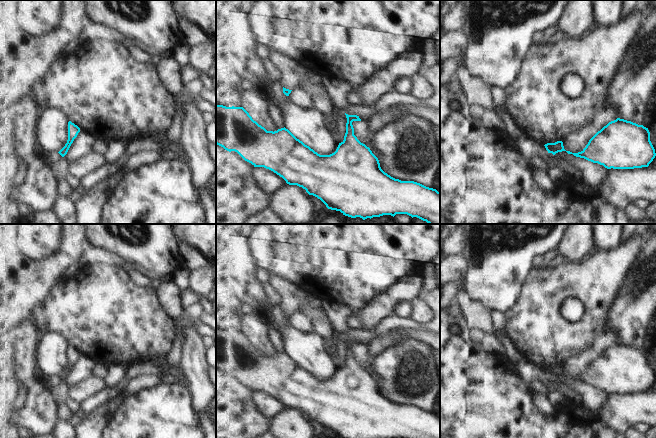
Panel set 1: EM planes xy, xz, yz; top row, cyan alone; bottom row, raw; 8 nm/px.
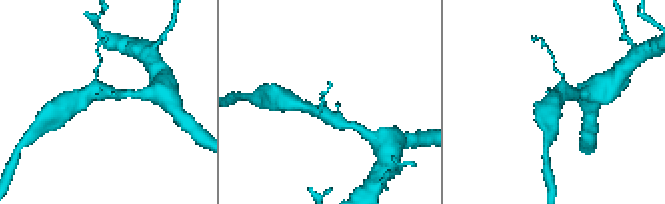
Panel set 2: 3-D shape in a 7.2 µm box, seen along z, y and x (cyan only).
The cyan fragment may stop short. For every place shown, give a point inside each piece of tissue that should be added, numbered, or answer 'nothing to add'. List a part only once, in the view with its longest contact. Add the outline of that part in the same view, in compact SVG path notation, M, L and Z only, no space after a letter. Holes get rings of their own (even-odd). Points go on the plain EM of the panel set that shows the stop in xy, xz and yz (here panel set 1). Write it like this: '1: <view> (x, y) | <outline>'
nothing to add

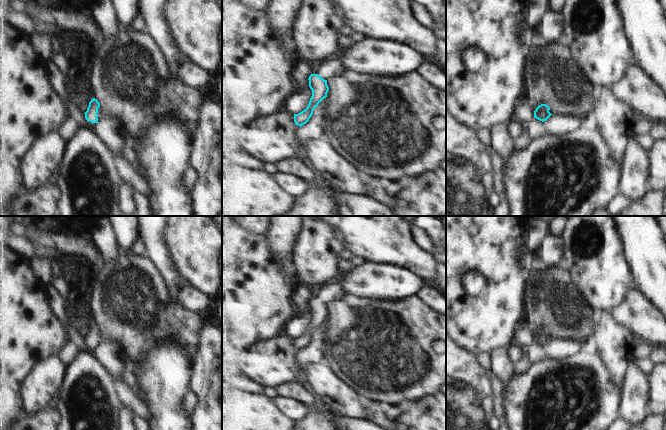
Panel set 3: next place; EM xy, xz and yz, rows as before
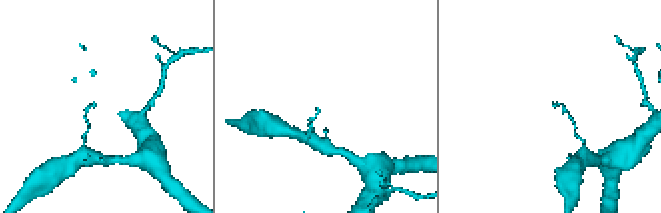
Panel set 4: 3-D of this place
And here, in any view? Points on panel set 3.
1: xy (102, 338) | M101 330L98 332L97 341L98 346L101 346L104 343L113 343L113 341L110 338L108 338L106 334L104 334Z

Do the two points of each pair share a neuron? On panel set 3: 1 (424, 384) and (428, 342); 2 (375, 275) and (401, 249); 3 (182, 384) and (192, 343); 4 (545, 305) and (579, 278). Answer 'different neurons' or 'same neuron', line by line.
1: same neuron
2: different neurons
3: different neurons
4: different neurons

